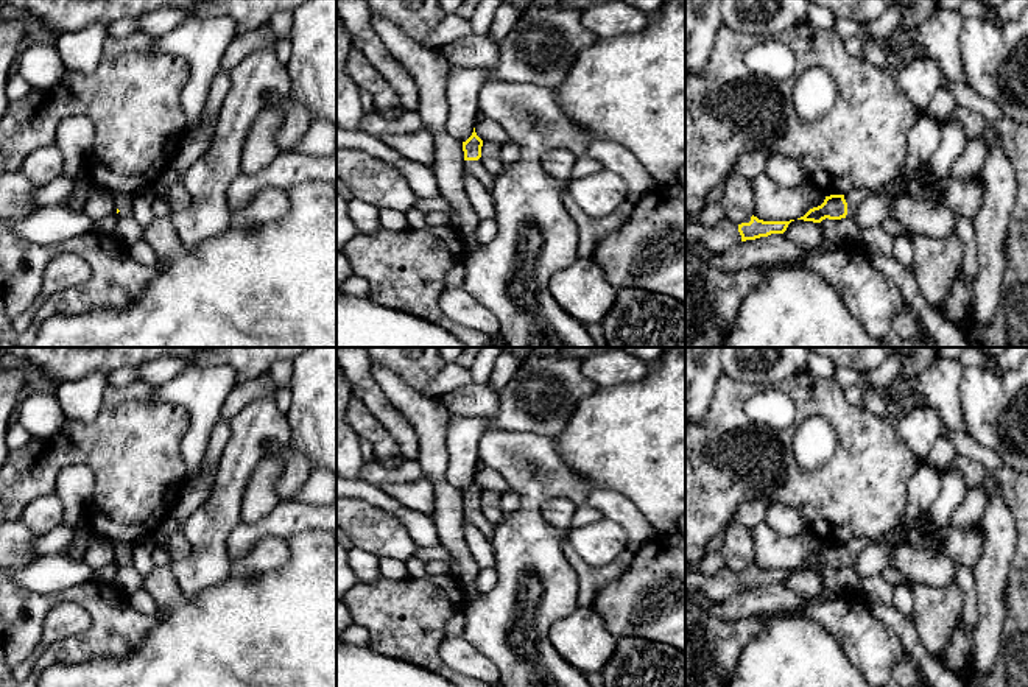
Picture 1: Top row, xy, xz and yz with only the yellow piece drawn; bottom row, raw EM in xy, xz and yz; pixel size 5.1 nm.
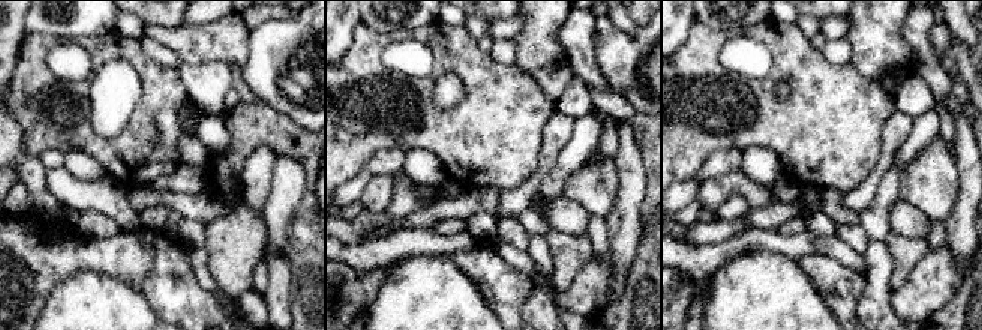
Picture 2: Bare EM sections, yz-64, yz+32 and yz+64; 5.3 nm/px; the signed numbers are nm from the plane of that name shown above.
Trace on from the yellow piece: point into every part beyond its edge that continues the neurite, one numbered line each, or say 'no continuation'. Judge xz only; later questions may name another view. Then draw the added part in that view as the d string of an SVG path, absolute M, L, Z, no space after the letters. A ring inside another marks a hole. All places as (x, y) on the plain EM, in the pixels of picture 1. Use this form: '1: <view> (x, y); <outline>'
1: xz (475, 517); M464 509L464 522L477 527L489 541L495 534L495 527L481 511L478 509Z

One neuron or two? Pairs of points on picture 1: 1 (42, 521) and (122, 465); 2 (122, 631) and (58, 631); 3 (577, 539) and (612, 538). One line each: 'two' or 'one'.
1: two
2: two
3: one

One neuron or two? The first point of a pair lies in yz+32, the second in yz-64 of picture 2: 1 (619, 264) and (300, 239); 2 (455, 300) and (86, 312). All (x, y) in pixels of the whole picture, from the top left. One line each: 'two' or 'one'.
1: two
2: one

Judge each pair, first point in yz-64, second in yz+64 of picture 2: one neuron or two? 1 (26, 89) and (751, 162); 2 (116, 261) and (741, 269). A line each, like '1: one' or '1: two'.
1: two
2: two

